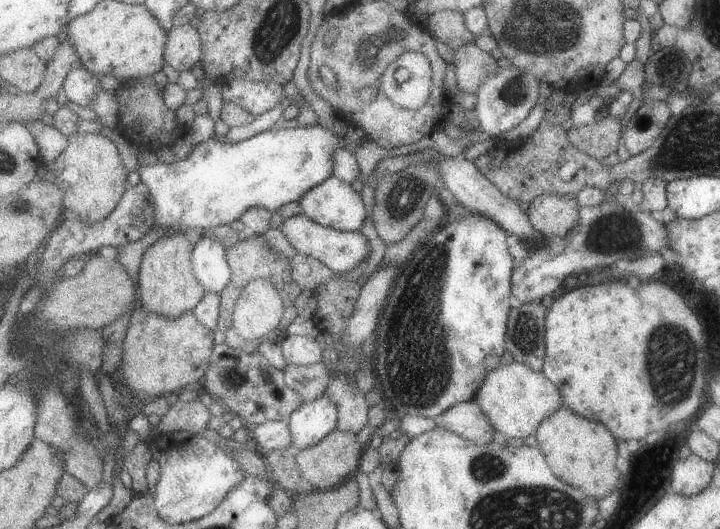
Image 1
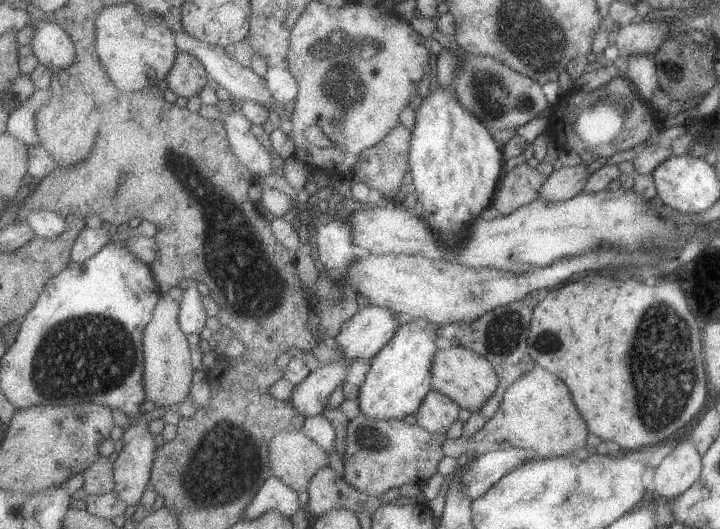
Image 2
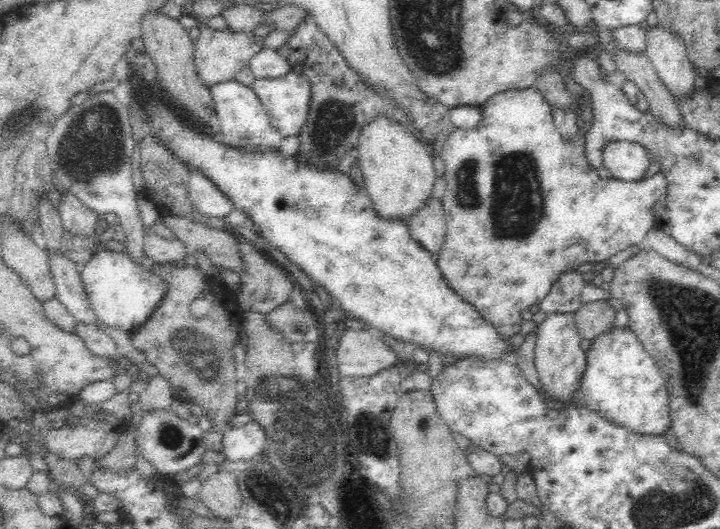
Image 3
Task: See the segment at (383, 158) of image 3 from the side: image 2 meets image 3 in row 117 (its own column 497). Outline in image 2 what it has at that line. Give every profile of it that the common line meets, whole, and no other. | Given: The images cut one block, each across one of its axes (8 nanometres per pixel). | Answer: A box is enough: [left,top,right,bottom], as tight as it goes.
[433,344,501,412]

